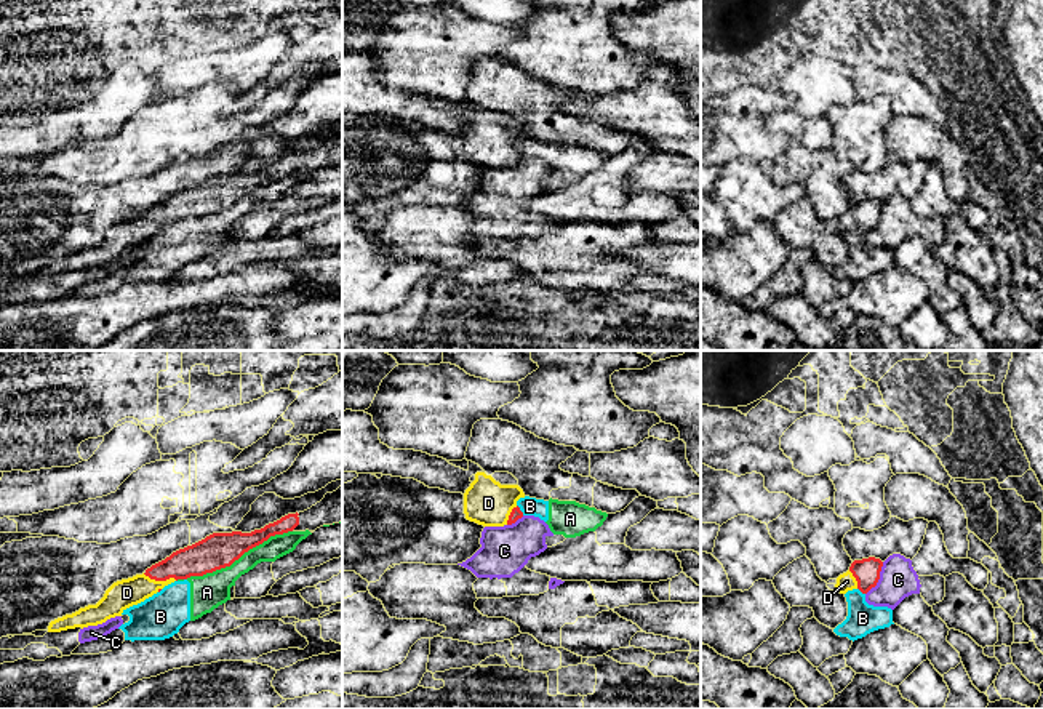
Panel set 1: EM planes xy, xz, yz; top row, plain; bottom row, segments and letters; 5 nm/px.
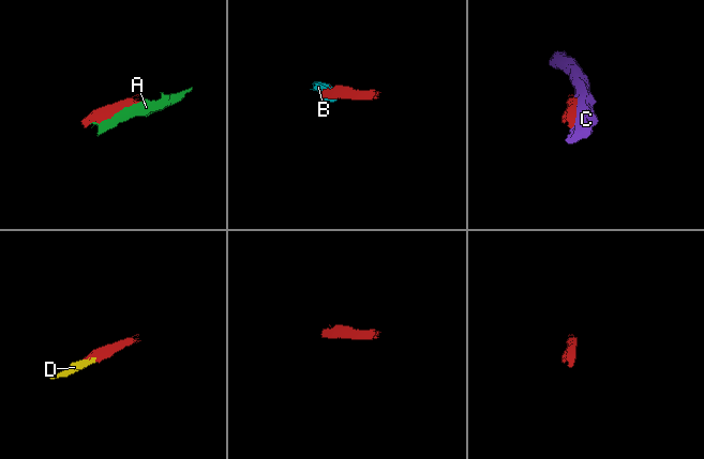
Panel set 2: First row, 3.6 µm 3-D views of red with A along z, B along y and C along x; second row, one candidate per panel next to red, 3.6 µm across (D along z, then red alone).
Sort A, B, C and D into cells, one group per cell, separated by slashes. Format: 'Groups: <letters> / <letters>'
Groups: A B / C / D

